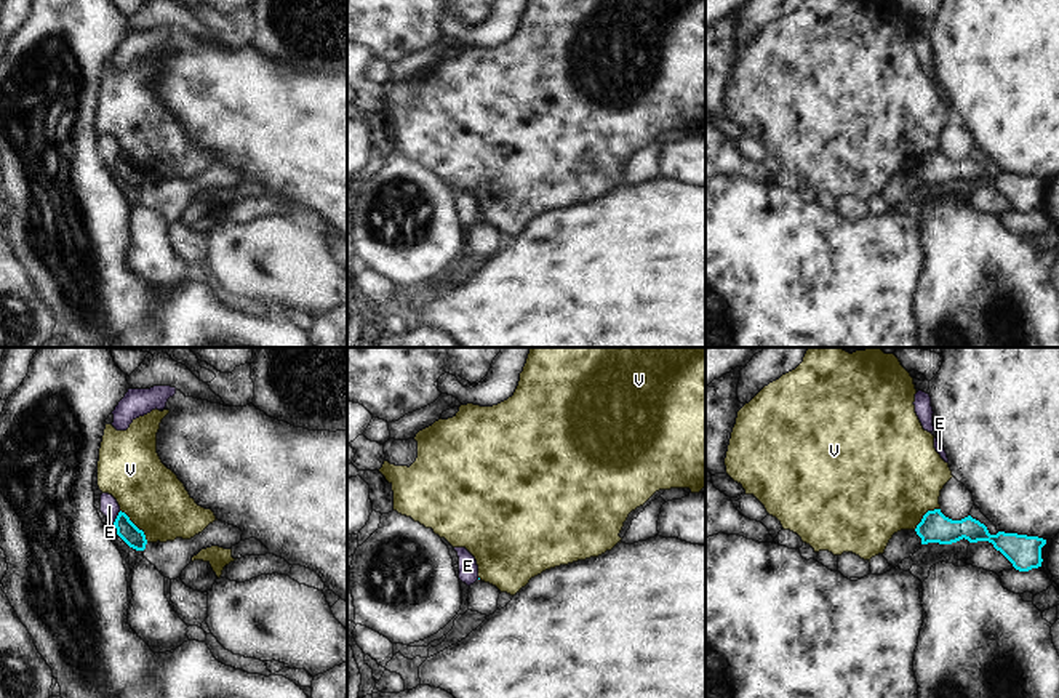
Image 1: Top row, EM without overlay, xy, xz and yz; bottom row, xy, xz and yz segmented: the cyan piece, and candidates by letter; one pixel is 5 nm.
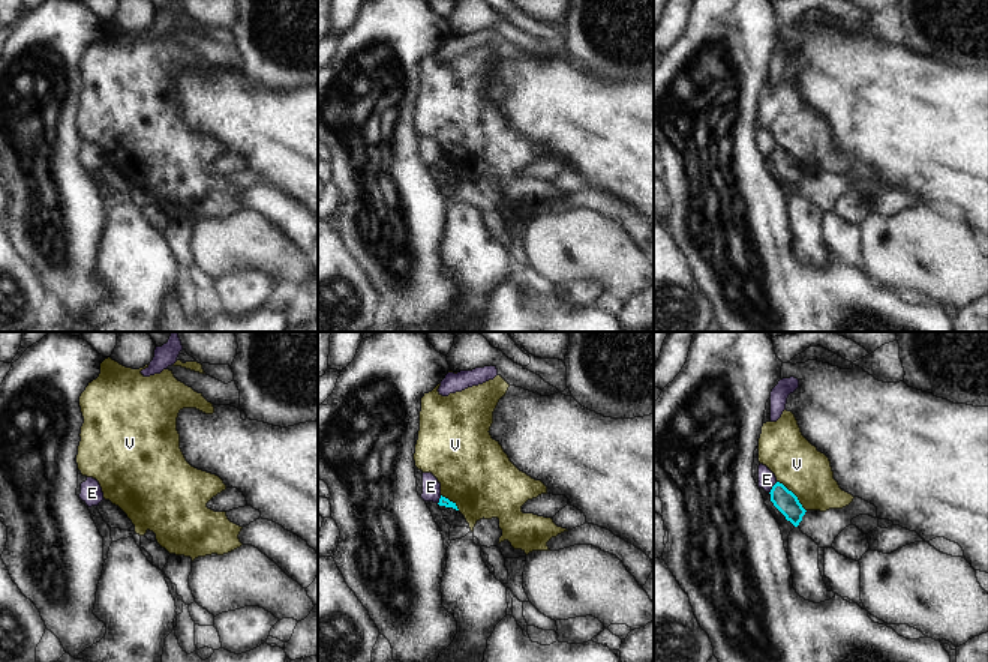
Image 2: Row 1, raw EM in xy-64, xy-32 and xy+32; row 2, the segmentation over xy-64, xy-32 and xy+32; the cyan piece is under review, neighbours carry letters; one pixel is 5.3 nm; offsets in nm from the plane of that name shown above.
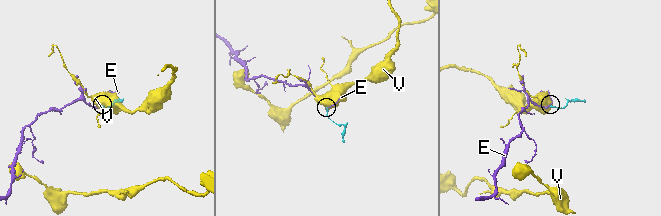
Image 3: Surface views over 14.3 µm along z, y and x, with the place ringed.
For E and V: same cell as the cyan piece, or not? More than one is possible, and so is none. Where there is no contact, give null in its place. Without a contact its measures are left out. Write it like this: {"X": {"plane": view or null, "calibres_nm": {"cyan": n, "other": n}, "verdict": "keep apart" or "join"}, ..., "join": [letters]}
{"E": {"plane": "xy", "calibres_nm": {"cyan": 100, "other": 90}, "verdict": "keep apart"}, "V": {"plane": "xy", "calibres_nm": {"cyan": 100, "other": 320}, "verdict": "keep apart"}, "join": []}

